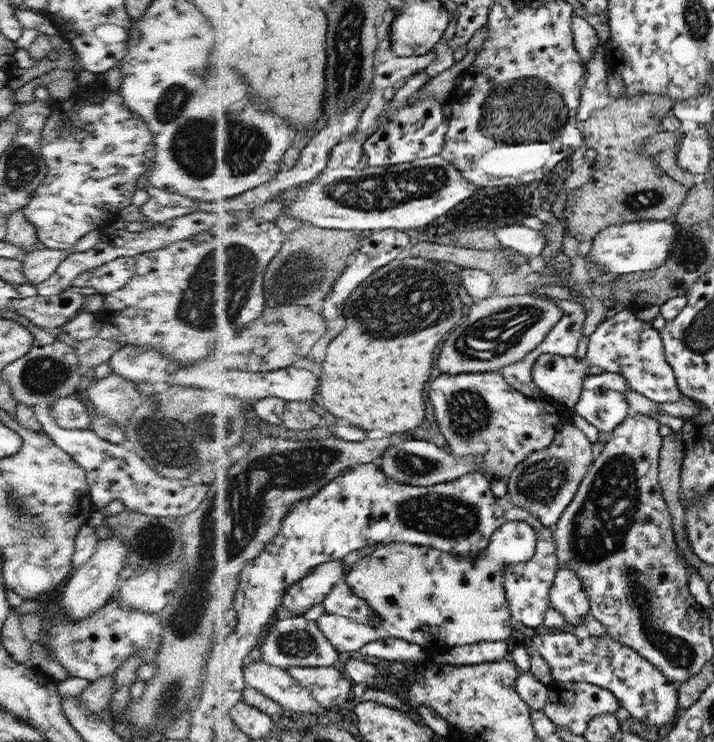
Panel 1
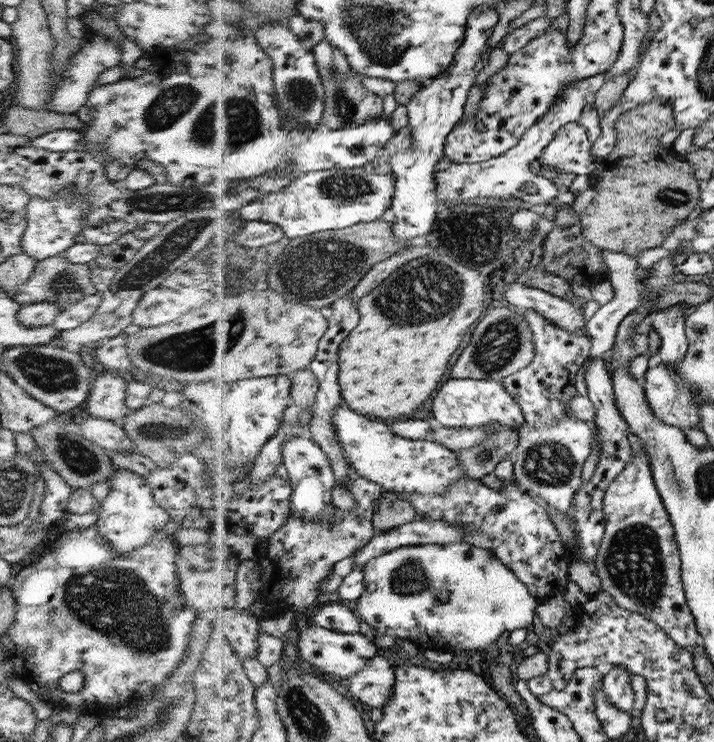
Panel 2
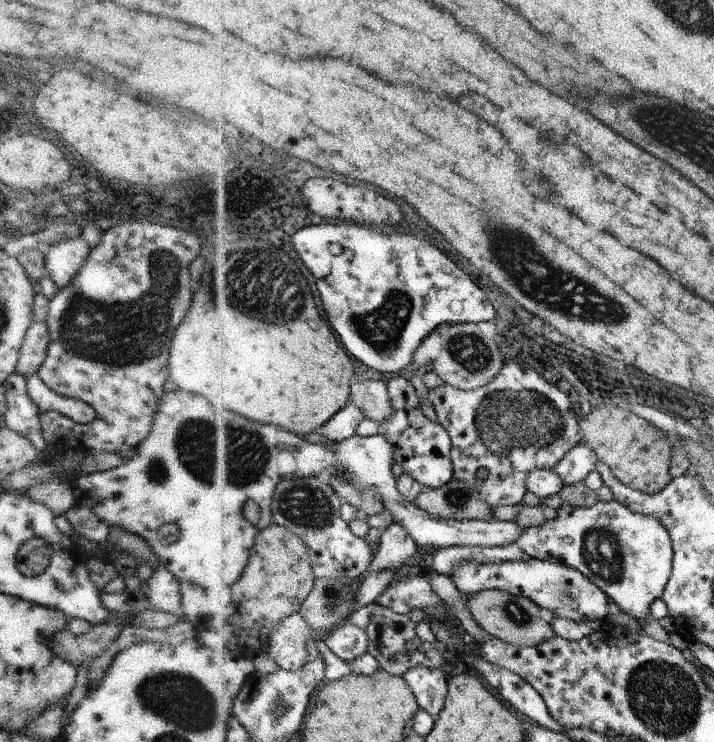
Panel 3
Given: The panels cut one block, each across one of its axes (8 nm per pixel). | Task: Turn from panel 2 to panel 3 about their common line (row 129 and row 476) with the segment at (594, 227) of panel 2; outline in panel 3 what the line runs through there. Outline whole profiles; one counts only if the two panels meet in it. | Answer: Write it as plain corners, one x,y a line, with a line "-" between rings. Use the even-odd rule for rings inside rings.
594,408
584,420
580,420
582,442
587,444
603,462
611,468
612,474
630,488
649,495
658,494
672,480
670,476
671,446
667,436
644,418
624,408

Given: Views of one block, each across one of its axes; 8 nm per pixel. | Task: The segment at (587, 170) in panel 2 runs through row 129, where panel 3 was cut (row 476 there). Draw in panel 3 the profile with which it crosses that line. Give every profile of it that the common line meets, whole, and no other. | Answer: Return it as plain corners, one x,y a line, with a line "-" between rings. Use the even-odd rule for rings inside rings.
576,444
565,458
554,467
554,472
563,480
563,486
582,482
589,472
595,470
598,457
587,444

